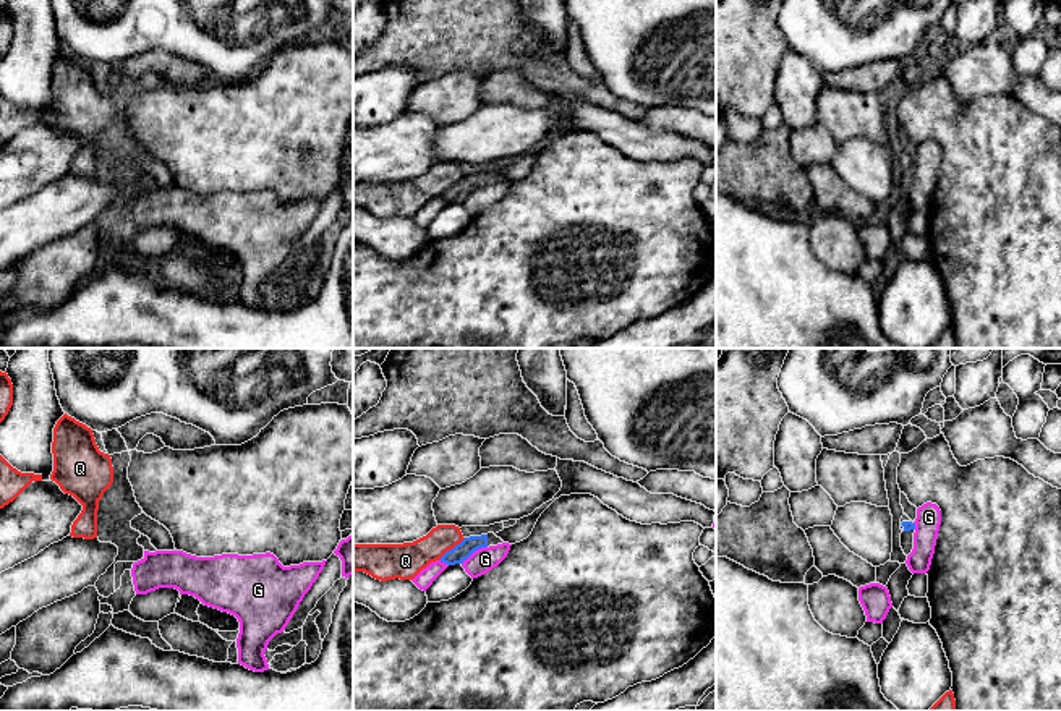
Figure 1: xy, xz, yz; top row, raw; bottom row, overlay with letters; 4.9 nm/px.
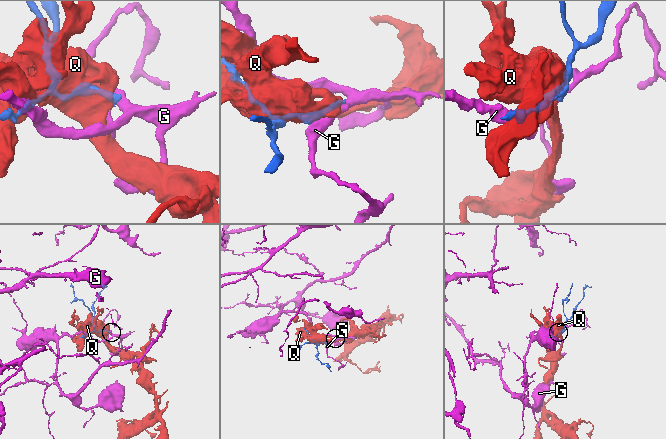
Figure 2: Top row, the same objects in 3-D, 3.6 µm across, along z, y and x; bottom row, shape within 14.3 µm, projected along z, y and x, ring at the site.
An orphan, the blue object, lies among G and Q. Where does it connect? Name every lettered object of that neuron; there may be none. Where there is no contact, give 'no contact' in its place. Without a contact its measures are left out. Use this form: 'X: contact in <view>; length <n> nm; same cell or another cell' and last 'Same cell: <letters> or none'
G: contact in xz; length 160 nm; another cell
Q: contact in xz; length 170 nm; another cell
Same cell: none

